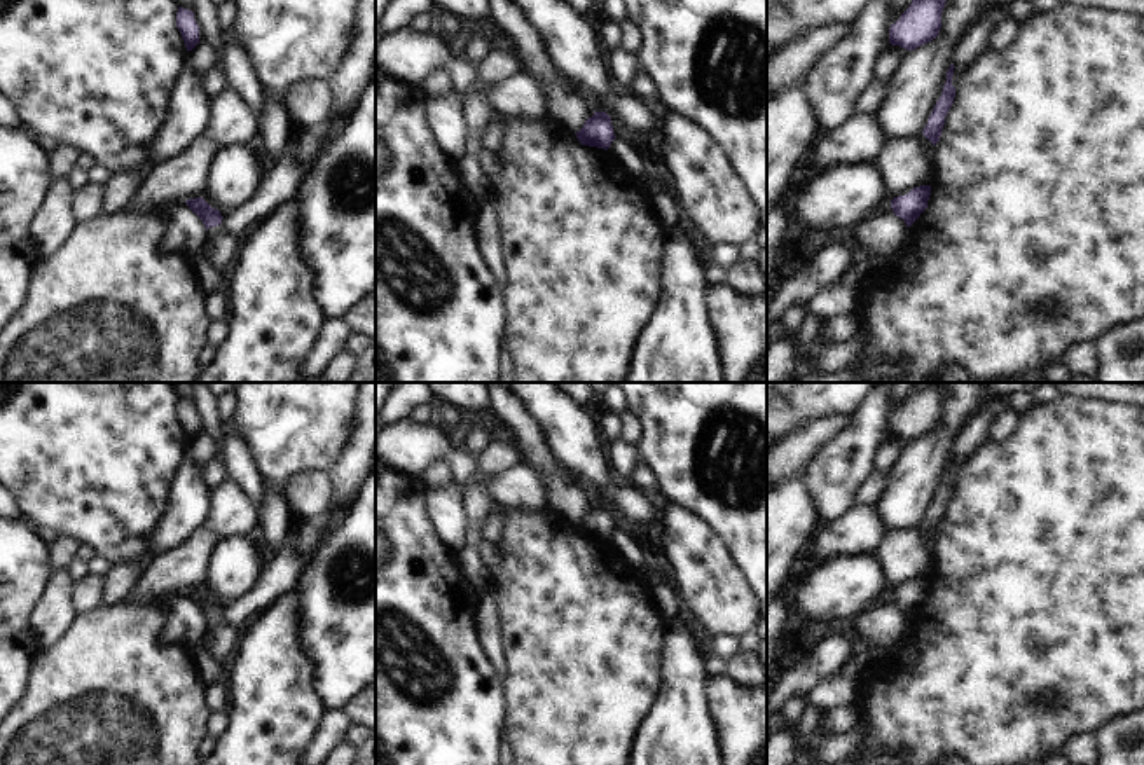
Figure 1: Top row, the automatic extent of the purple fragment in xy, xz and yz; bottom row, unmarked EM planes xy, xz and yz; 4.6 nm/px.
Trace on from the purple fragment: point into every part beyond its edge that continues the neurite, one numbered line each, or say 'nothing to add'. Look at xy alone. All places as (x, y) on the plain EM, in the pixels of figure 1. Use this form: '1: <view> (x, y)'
1: xy (220, 638).

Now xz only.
nothing to add.

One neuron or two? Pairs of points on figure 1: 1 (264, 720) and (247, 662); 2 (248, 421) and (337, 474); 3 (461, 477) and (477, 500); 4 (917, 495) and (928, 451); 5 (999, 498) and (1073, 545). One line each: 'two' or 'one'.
1: one
2: two
3: two
4: one
5: one

